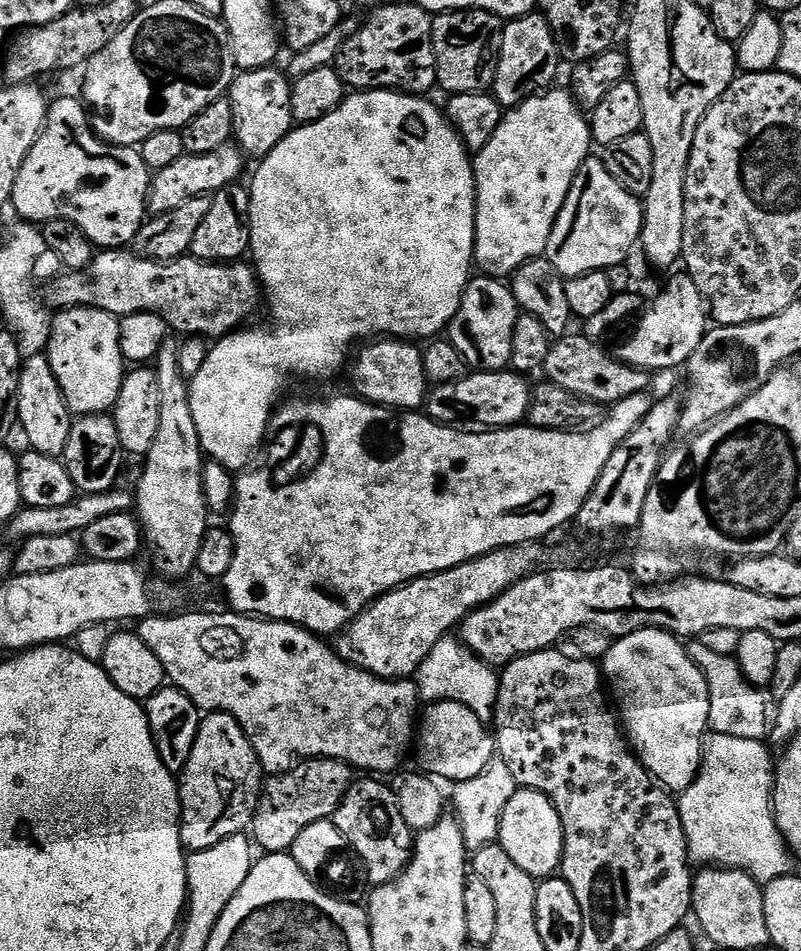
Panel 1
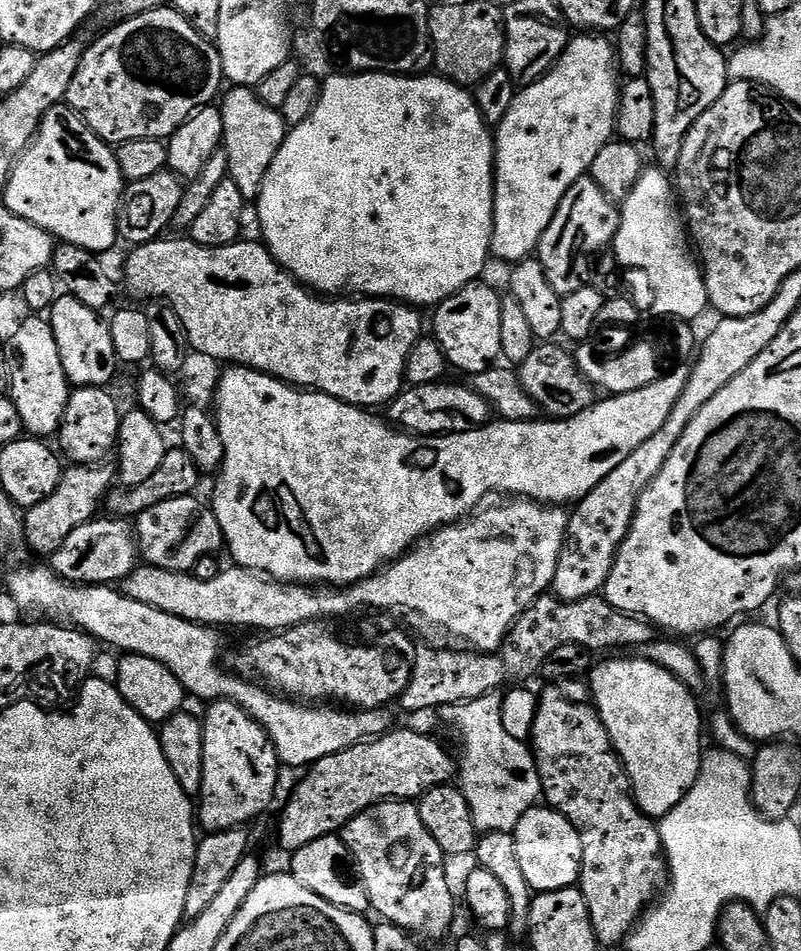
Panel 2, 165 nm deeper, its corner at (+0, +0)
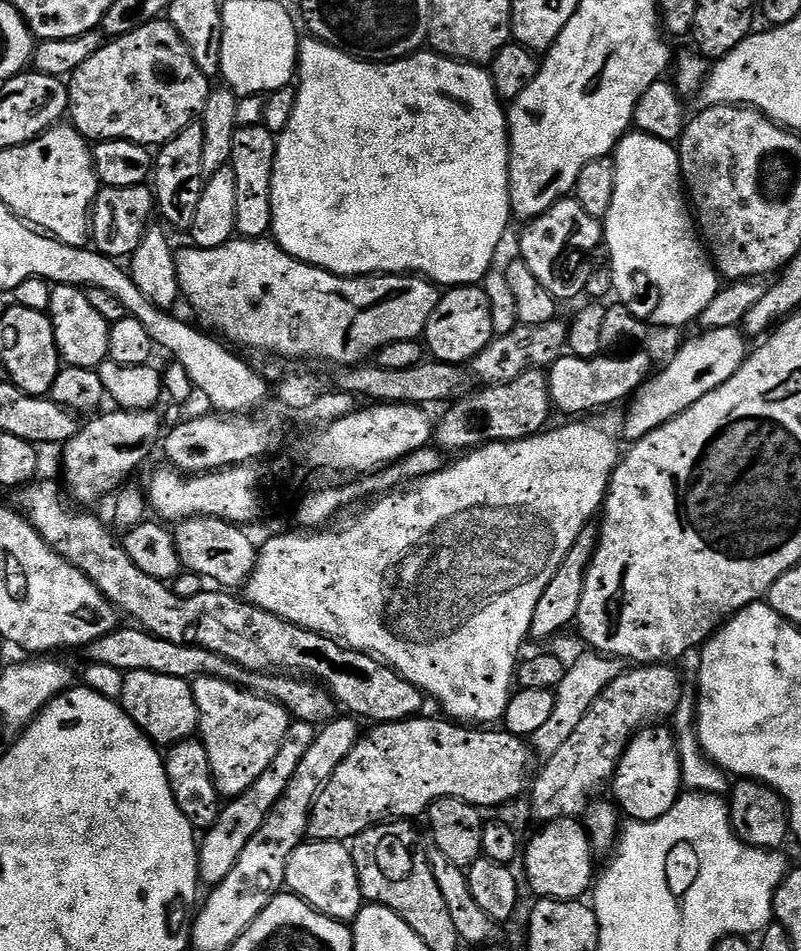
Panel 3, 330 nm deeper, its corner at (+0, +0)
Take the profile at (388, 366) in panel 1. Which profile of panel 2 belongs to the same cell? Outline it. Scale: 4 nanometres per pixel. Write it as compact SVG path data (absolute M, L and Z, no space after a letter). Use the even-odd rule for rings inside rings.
M191 238L168 239L151 240L148 244L138 244L131 249L132 253L128 256L128 269L124 272L124 284L138 299L144 300L143 302L163 302L170 305L178 314L178 318L182 318L182 326L188 335L191 351L208 354L228 366L243 366L252 368L255 372L265 372L267 376L275 376L276 379L283 380L285 384L291 384L301 390L325 392L327 396L333 396L342 402L353 404L355 408L365 410L376 410L379 404L387 406L391 404L398 393L404 391L406 387L404 379L406 358L410 358L410 350L414 350L414 346L426 332L426 320L420 317L421 309L419 307L391 298L325 298L301 284L291 272L287 272L273 258L267 247L260 242L257 244L237 242L217 248L207 248L194 243Z

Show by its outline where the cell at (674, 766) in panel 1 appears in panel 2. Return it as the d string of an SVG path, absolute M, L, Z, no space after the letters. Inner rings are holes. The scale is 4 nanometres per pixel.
M604 660L590 672L591 703L624 763L634 799L646 815L669 816L700 776L700 704L691 688L649 660Z

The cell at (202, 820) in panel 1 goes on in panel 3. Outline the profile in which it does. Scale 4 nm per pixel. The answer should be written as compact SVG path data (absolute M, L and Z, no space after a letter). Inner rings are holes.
M197 676L191 681L194 702L200 715L199 739L210 754L210 770L221 797L241 796L258 778L286 738L290 717L278 702L261 696L247 687L219 680L216 676Z

